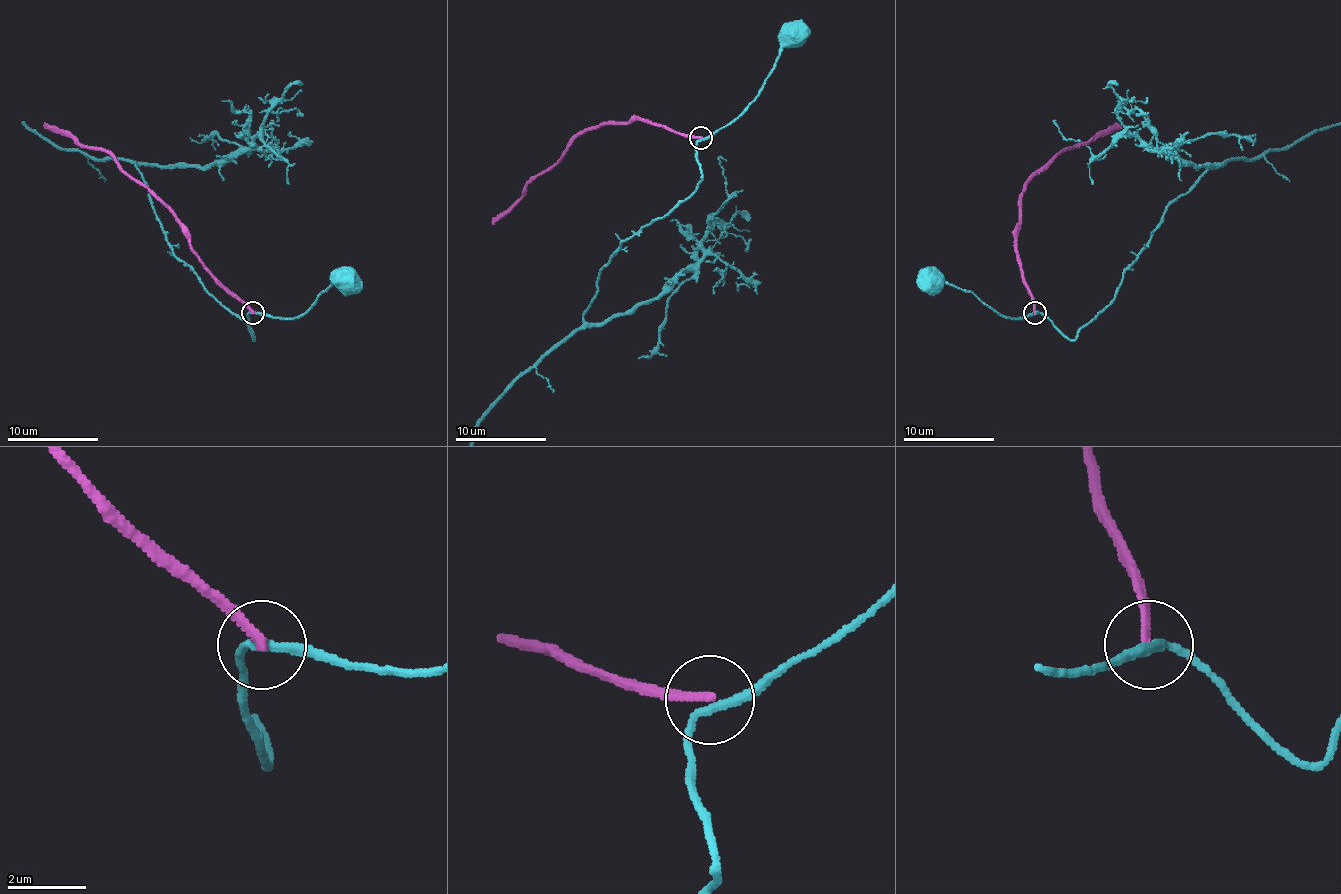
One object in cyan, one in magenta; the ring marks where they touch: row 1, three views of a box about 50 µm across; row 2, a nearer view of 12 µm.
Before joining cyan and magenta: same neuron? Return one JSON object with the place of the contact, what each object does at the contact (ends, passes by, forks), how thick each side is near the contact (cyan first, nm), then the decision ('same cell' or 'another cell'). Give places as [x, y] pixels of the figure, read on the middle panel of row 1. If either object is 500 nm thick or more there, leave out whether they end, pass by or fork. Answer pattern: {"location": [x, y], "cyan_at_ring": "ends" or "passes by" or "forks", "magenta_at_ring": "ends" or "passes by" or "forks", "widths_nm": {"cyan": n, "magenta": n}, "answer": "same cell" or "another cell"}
{"location": [701, 138], "cyan_at_ring": "passes by", "magenta_at_ring": "ends", "widths_nm": {"cyan": 240, "magenta": 200}, "answer": "another cell"}

